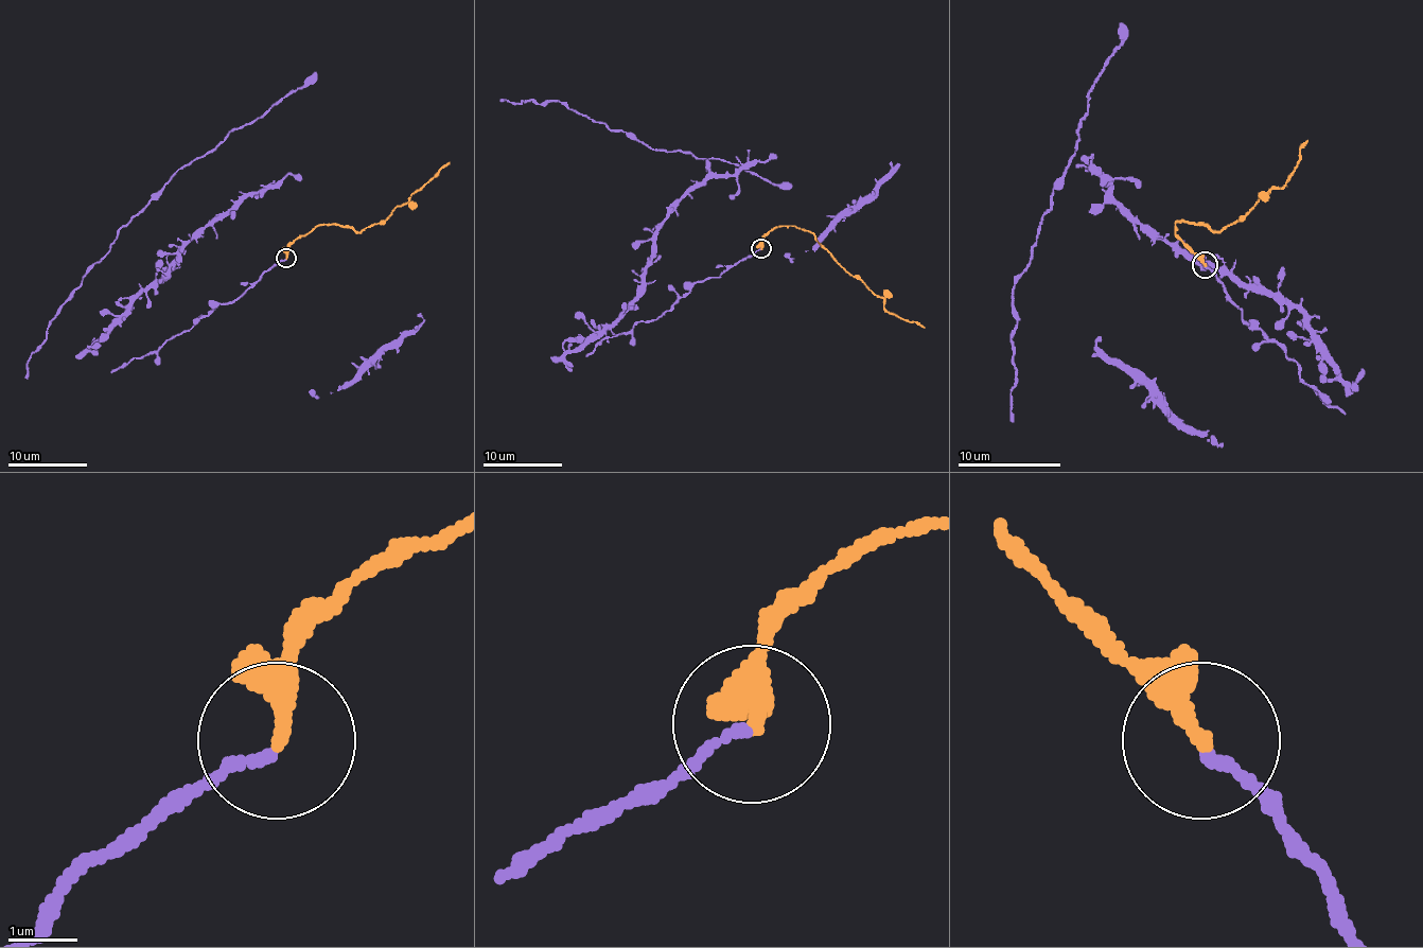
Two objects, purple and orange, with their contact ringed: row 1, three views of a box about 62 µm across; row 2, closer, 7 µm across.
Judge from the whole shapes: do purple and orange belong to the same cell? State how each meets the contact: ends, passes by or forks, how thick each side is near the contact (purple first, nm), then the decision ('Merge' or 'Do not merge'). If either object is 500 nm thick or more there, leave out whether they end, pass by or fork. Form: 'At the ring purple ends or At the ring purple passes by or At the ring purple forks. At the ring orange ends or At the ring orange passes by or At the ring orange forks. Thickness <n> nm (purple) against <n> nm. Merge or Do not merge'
At the ring purple ends. At the ring orange ends. Thickness 140 nm (purple) against 320 nm. Merge

